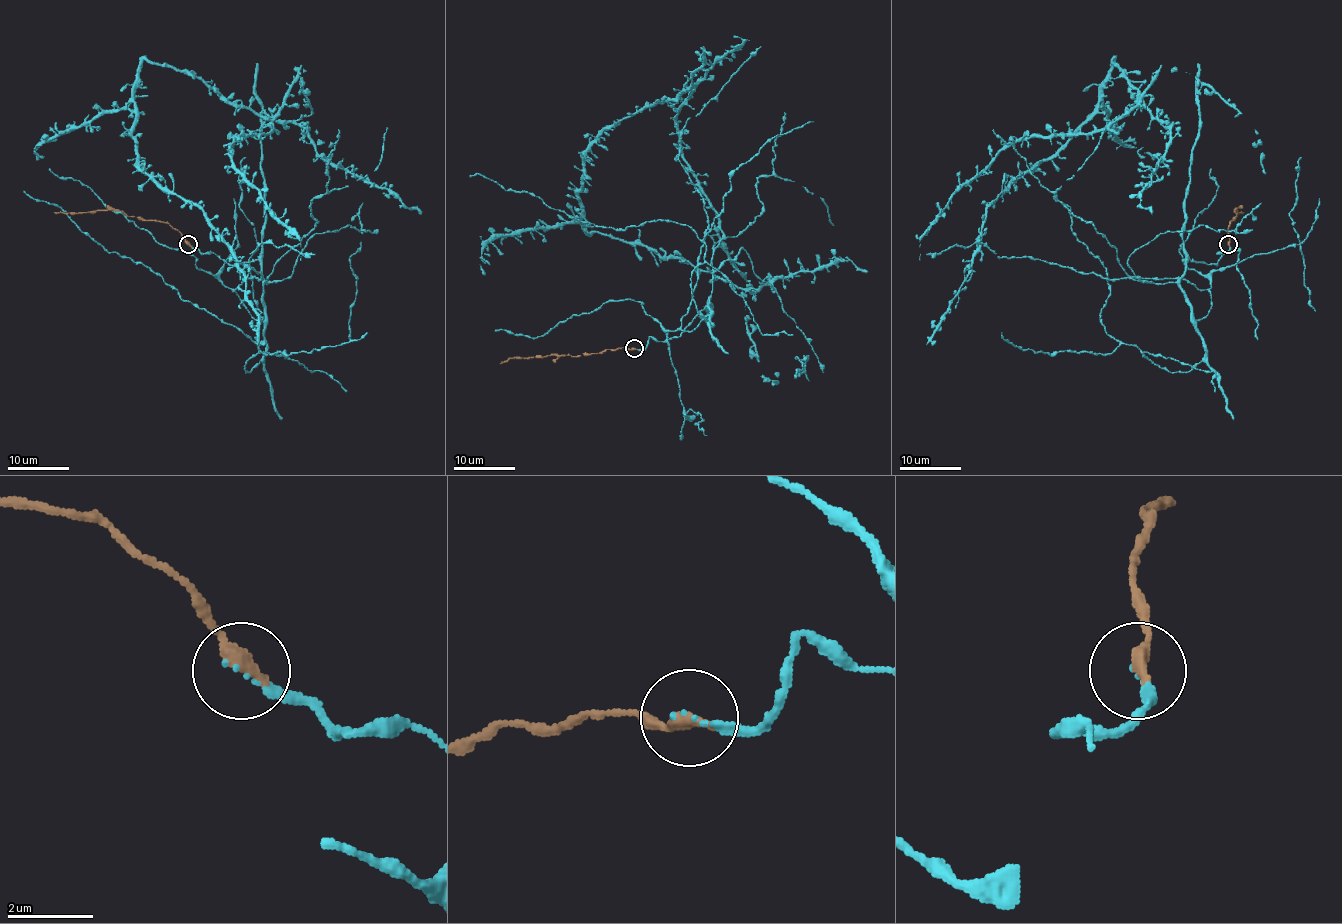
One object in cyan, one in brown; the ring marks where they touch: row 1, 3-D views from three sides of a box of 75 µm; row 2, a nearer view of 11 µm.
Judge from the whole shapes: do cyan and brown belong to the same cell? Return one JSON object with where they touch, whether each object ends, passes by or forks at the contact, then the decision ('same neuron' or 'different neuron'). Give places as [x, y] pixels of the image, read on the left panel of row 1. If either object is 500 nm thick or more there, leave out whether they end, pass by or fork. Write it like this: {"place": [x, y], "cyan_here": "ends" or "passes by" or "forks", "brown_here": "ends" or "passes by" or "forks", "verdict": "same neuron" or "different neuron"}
{"place": [188, 244], "cyan_here": "ends", "brown_here": "ends", "verdict": "same neuron"}

